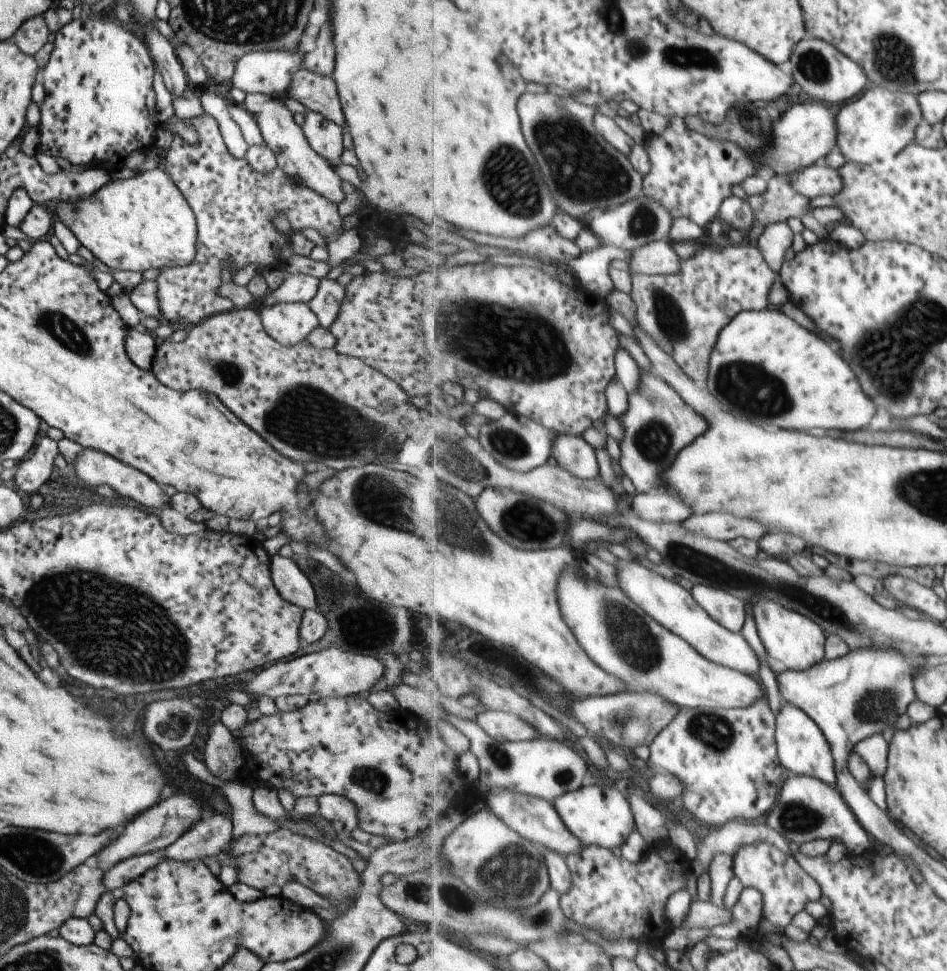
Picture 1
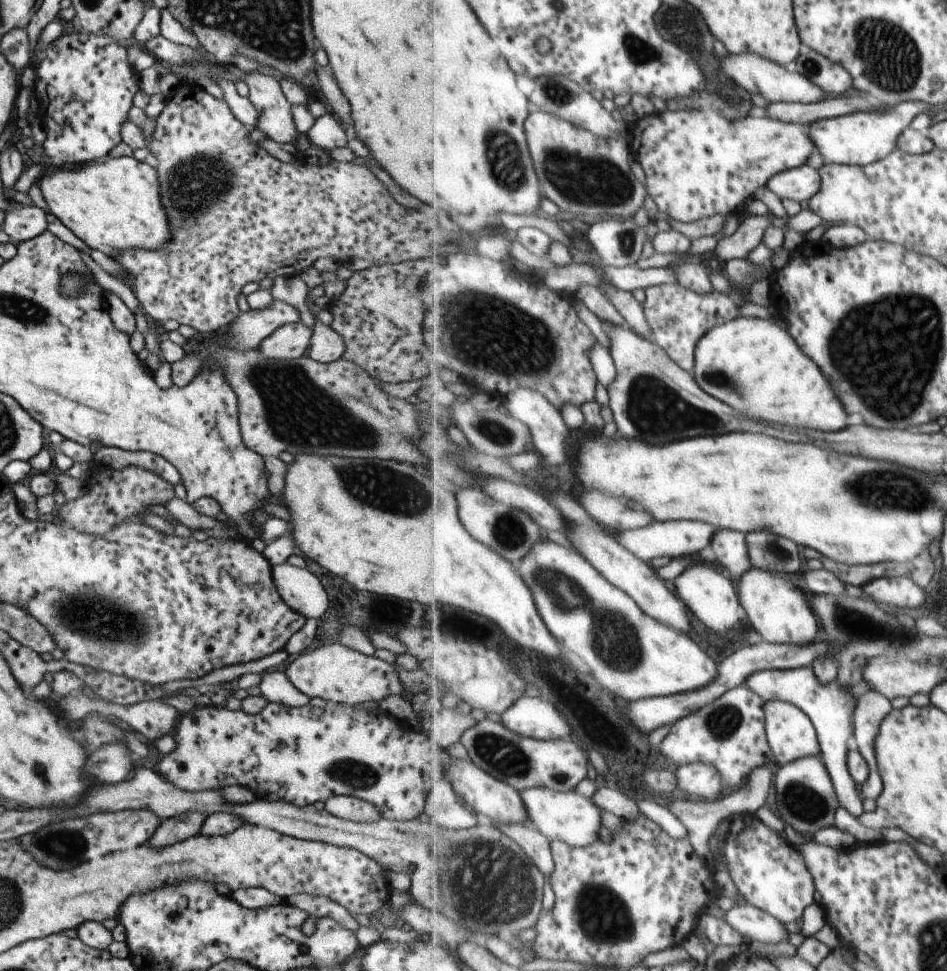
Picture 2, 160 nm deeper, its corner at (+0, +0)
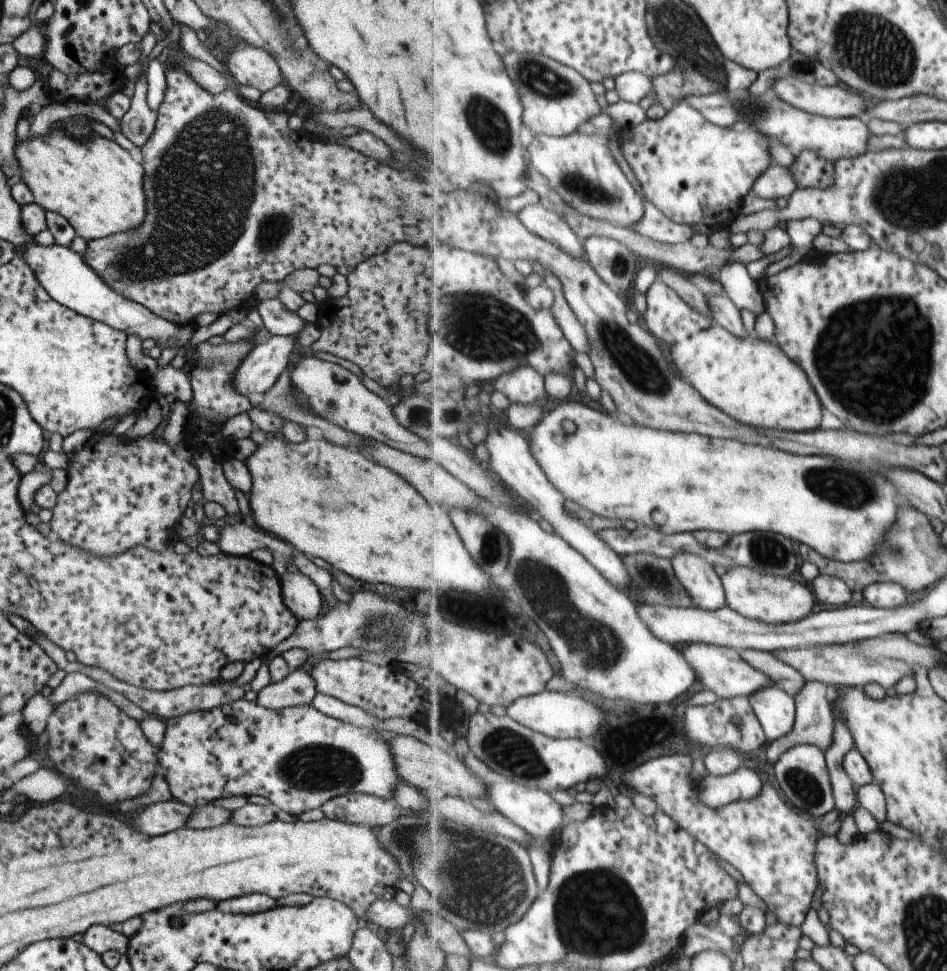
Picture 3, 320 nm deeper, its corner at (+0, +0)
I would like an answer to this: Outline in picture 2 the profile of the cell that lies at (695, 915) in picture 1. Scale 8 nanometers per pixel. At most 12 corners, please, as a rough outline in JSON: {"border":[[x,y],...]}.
{"border":[[749,904],[725,912],[725,922],[759,942],[786,942],[783,923]]}

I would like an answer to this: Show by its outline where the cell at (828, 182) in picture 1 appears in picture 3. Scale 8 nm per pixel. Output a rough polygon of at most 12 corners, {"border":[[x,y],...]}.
{"border":[[788,168],[765,169],[752,188],[756,196],[789,198],[797,189]]}

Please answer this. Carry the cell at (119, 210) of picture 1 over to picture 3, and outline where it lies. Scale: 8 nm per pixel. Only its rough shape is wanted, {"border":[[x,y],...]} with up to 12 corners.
{"border":[[61,124],[13,147],[32,202],[83,240],[136,229],[142,166]]}

